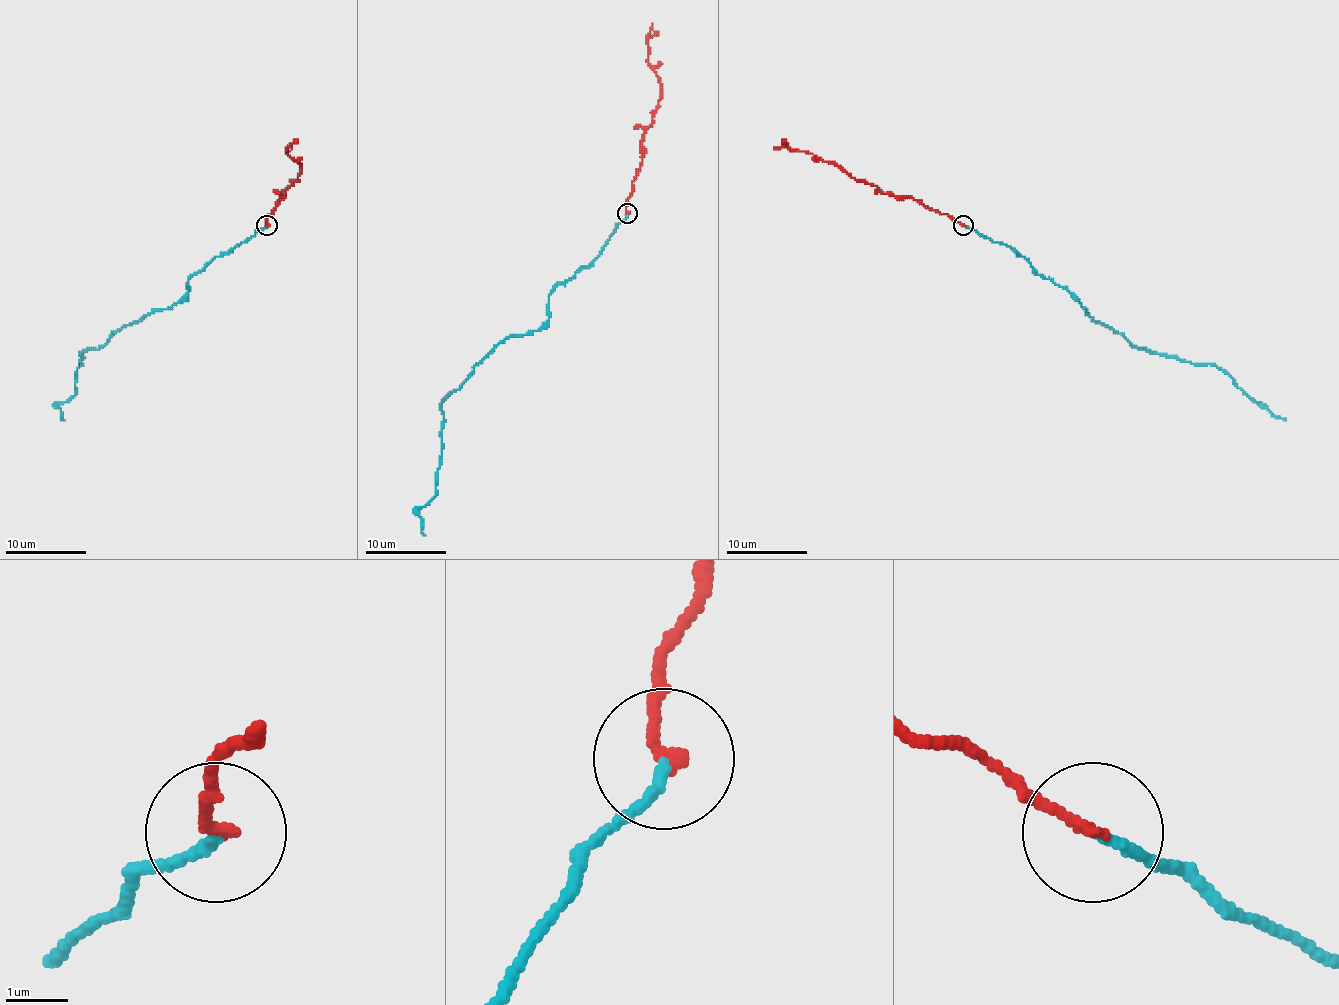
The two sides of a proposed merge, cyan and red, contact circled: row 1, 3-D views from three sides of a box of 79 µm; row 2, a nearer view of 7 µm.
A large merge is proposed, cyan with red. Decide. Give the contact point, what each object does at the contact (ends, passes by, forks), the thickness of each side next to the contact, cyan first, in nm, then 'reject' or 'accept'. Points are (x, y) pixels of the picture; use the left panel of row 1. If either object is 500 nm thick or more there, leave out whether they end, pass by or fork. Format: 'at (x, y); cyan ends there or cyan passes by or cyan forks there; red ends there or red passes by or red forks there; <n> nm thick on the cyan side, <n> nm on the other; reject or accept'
at (267, 225); cyan ends there; red ends there; 150 nm thick on the cyan side, 190 nm on the other; accept

